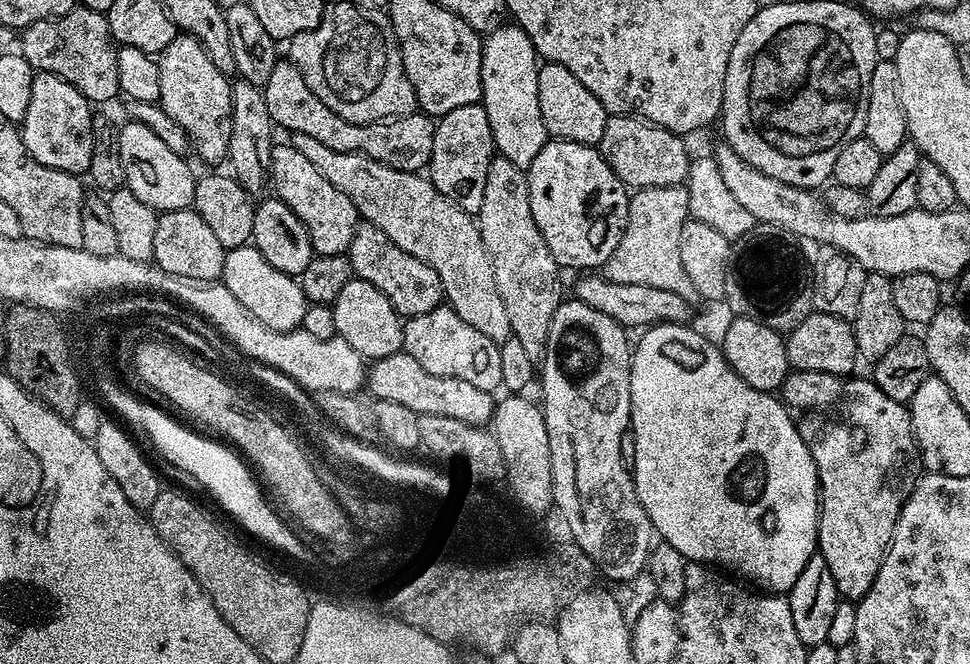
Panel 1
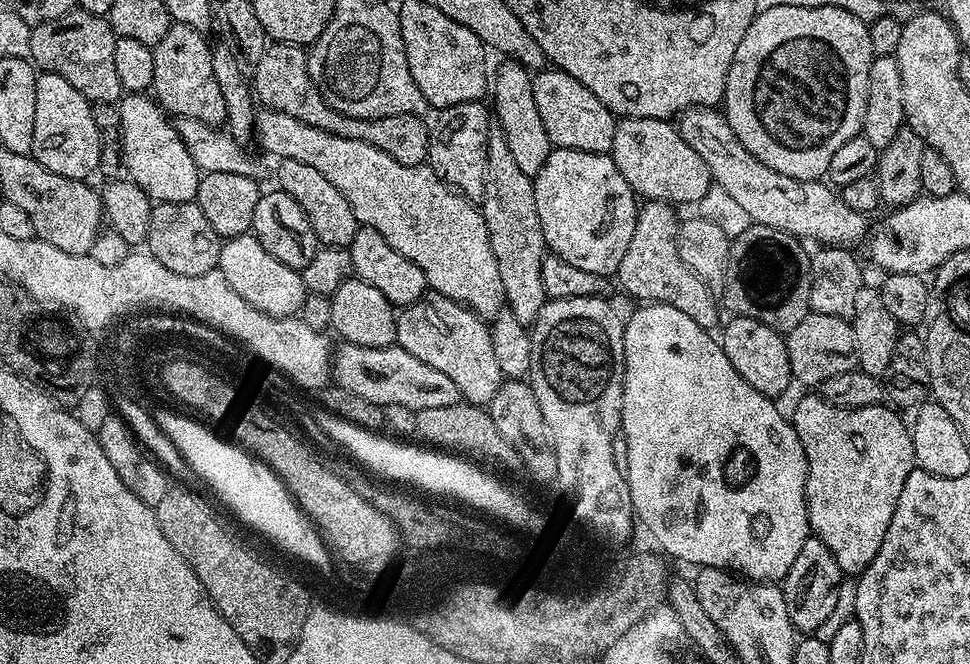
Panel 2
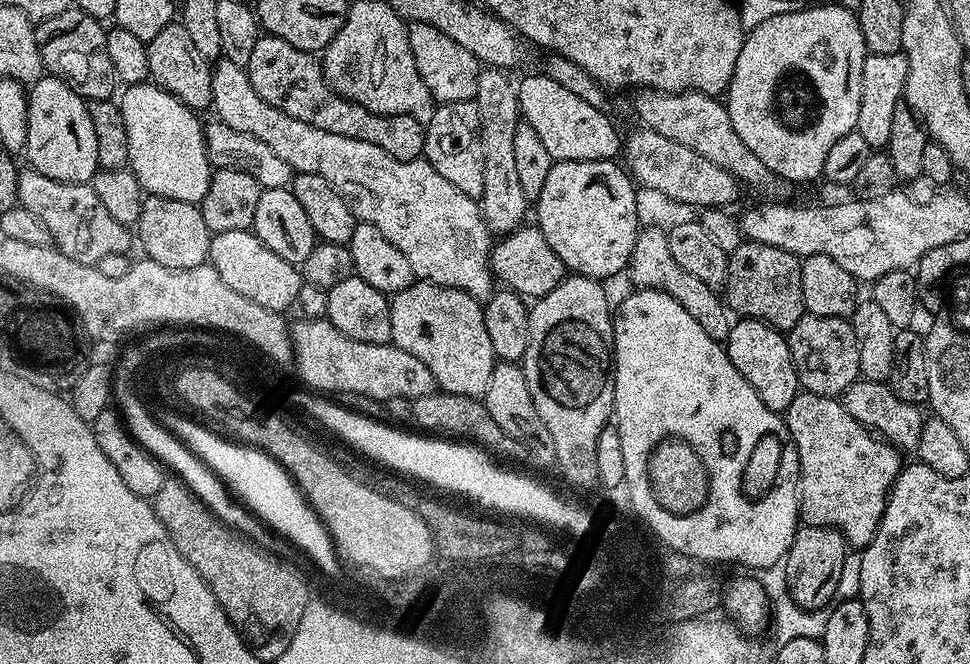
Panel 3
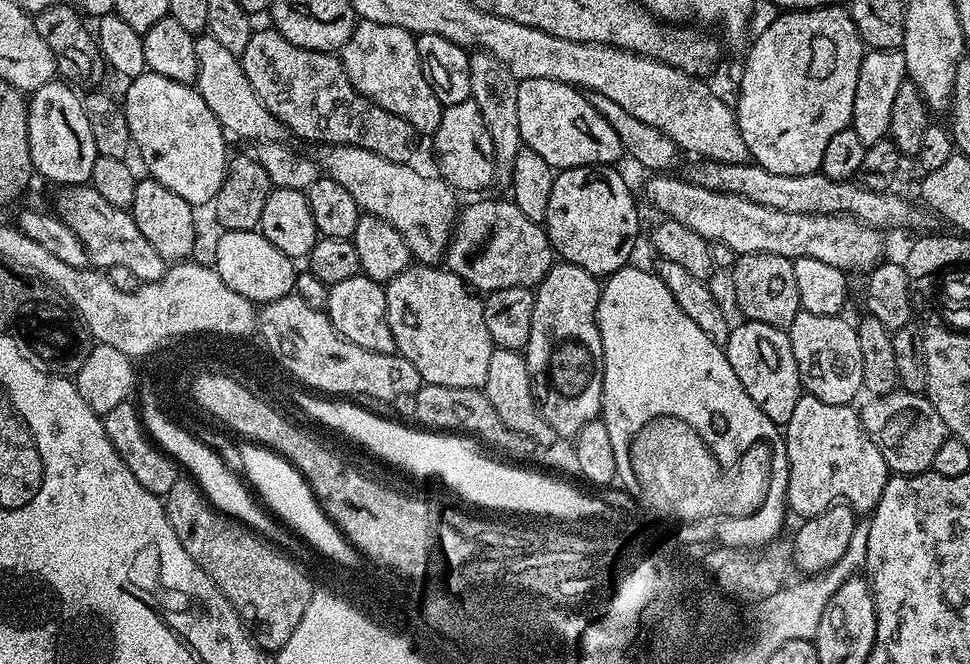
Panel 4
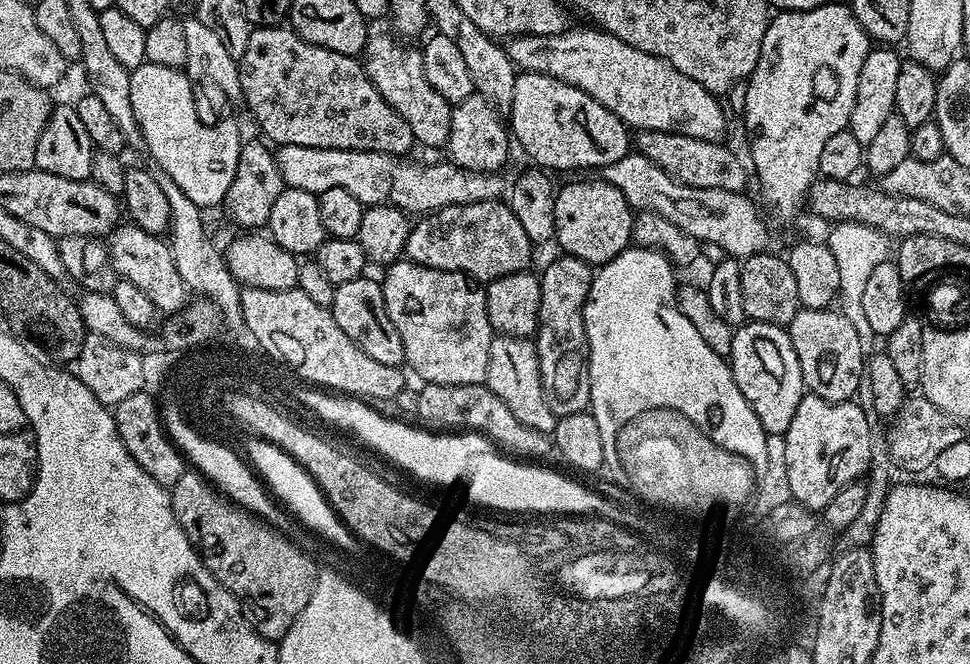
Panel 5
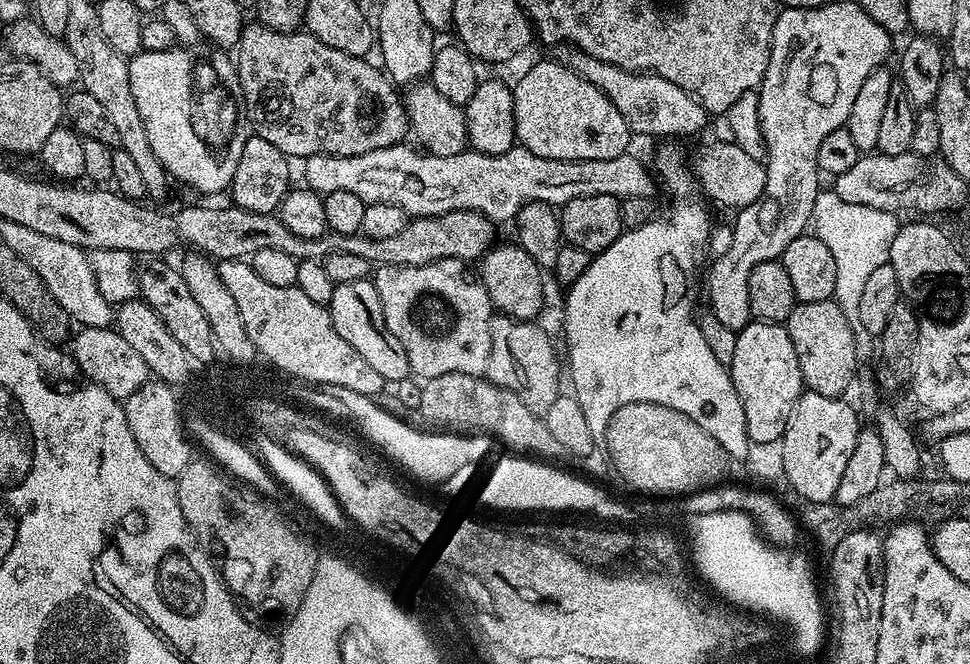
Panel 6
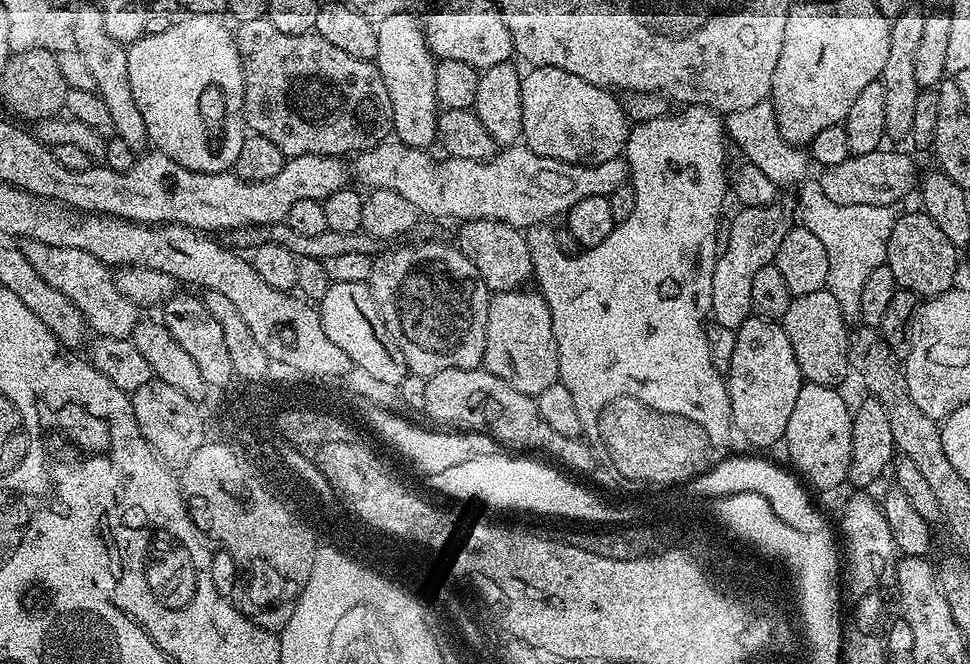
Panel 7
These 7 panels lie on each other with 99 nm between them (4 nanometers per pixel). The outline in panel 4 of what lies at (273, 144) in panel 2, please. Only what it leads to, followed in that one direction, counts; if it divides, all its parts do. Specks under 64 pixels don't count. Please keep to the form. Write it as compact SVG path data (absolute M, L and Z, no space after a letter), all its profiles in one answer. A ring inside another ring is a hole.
M211 34L196 36L196 54L198 74L194 87L229 137L237 136L240 140L251 142L284 142L289 139L288 127L278 122L278 118L274 118L274 114L262 106L262 98L254 94L254 86L250 86L238 56L230 54L230 50L226 50L226 46L222 46L222 42ZM325 144L319 149L318 164L331 180L346 186L361 213L390 222L406 242L413 261L439 265L445 259L452 230L458 219L457 193L439 175L423 176L411 163L390 162L358 146Z

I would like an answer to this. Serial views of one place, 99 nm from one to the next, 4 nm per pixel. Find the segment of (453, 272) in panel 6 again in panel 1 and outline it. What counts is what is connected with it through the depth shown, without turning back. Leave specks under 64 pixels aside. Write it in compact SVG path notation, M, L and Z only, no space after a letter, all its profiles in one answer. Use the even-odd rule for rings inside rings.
M447 306L404 320L403 351L408 352L410 358L416 359L425 370L430 370L430 374L438 374L442 378L462 378L462 382L470 382L478 386L478 390L491 393L502 385L500 345L490 342L490 338L474 330L474 326L462 322L462 318L458 318L458 314Z

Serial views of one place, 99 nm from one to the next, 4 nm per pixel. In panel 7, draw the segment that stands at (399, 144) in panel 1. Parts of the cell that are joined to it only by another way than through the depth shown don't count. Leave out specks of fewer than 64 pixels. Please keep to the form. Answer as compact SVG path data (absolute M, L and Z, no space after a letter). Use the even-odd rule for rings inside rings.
M267 18L243 21L234 35L244 75L244 120L255 135L270 138L284 157L318 154L348 158L377 148L393 135L394 106L373 61L354 58L310 32L282 34Z

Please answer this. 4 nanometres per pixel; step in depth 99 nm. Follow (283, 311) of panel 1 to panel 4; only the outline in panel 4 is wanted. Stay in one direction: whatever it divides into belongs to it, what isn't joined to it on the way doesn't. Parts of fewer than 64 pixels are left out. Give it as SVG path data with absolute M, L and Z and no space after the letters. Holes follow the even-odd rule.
M259 230L250 232L219 233L216 240L216 273L234 290L234 294L242 294L242 298L252 301L257 306L274 302L283 296L293 295L296 287L297 261L291 256L282 254L274 242L270 242Z

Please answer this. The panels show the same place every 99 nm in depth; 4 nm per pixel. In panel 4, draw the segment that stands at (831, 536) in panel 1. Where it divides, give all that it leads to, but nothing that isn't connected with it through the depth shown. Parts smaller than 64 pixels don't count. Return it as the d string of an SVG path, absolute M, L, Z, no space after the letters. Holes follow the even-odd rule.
M807 394L801 395L790 422L783 425L782 435L788 459L787 507L799 518L822 514L837 502L843 502L860 514L870 514L882 498L890 475L886 458L882 458L880 446L868 435L860 421L859 411L847 404L827 404Z

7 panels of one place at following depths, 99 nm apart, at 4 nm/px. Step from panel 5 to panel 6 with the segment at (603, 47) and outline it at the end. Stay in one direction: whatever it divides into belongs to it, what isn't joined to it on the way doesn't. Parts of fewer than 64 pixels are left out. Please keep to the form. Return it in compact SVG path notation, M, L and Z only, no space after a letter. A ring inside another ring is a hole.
M571 46L563 49L563 63L576 71L579 76L586 78L610 102L614 102L618 114L626 118L629 129L633 133L641 132L644 136L668 136L664 138L676 138L672 136L692 136L707 126L710 113L695 100L682 86L674 86L666 78L656 76L653 72L631 72L625 68L614 66L610 62L602 62L598 58L586 55L585 52Z

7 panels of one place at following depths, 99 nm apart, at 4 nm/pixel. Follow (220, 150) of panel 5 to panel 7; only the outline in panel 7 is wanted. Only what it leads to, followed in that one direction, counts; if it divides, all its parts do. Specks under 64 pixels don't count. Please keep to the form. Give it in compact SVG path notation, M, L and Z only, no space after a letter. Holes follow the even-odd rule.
M210 14L181 15L168 30L145 35L127 45L128 81L138 102L138 114L146 122L148 139L157 152L166 154L195 172L227 172L235 165L246 135L240 128L244 108L232 108L232 128L228 128L228 144L224 152L208 152L204 144L204 128L200 128L198 98L208 80L220 80L228 88L228 104L244 104L244 75L233 29L223 24L220 16Z

